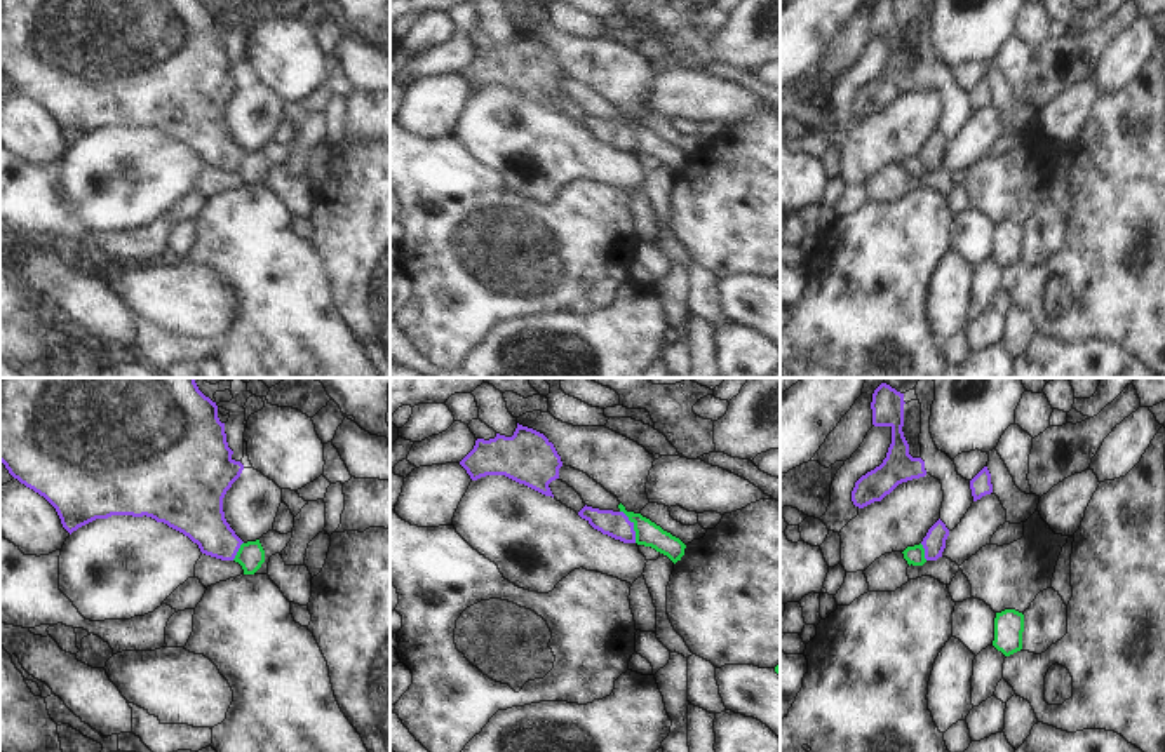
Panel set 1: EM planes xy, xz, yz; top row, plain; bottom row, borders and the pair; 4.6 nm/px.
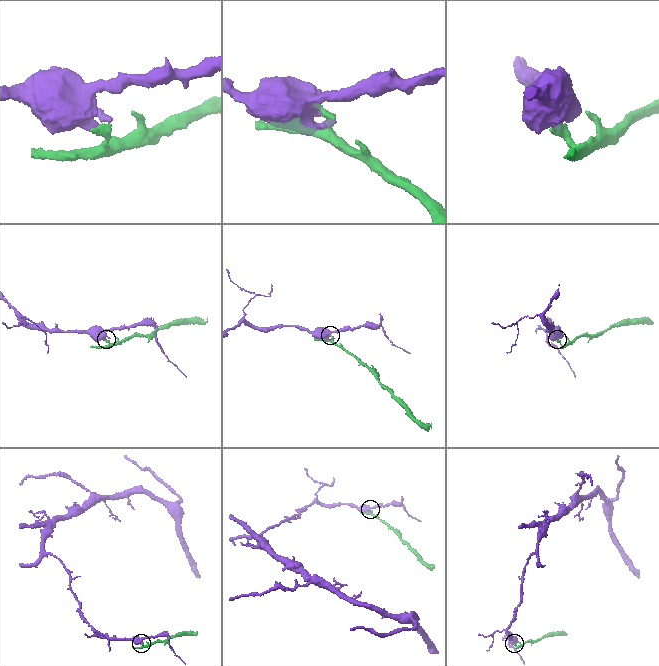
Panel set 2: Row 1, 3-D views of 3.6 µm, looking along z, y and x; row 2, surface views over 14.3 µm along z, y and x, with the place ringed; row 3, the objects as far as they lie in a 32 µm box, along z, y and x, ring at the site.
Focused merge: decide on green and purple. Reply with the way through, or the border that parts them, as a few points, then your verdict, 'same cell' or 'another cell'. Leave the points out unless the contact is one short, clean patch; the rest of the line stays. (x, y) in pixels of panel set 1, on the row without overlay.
border along xz (620, 120), (633, 134), (636, 152); another cell

